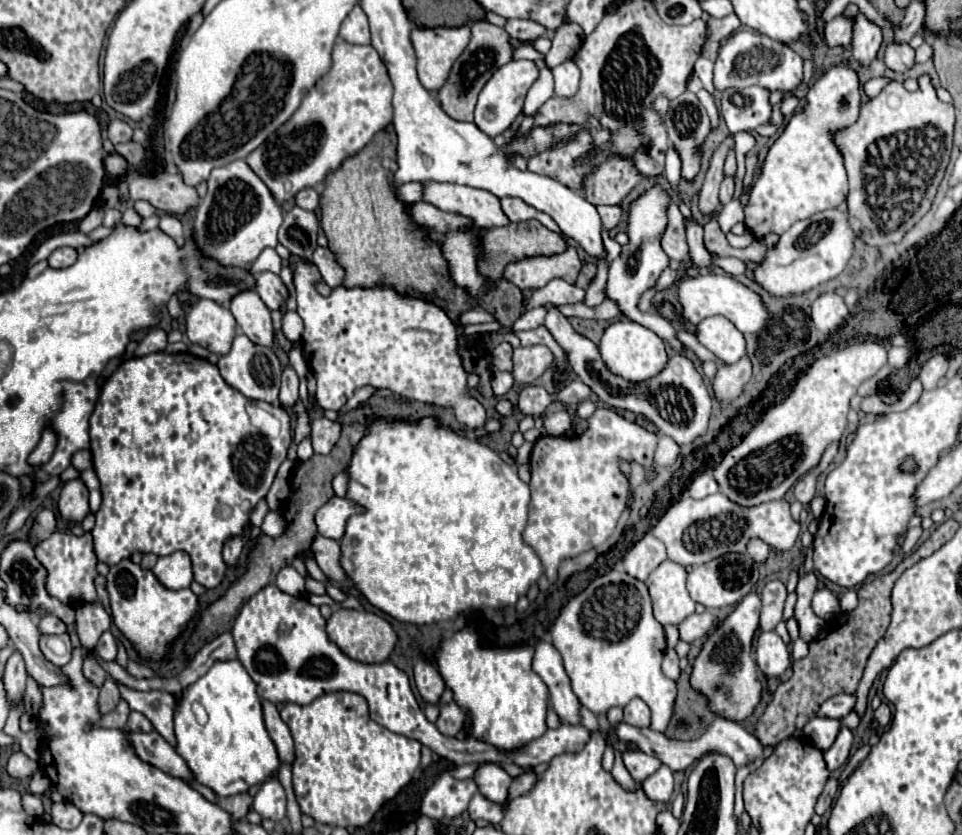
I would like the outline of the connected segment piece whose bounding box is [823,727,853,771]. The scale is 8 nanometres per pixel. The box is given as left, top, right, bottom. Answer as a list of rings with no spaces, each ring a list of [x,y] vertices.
[[[841,727],[833,747],[829,751],[823,753],[823,759],[825,759],[825,765],[829,767],[829,771],[837,771],[841,765],[845,765],[847,757],[849,757],[849,749],[851,749],[851,743],[853,743],[853,735],[847,727]]]

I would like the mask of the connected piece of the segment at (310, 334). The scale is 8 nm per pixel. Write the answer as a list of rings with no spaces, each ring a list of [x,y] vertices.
[[[337,287],[329,297],[313,295],[305,301],[295,295],[295,299],[297,313],[305,321],[303,355],[317,377],[315,397],[323,409],[337,411],[355,389],[375,385],[423,403],[461,405],[459,423],[471,429],[487,421],[483,405],[467,395],[467,373],[457,355],[457,327],[437,305],[383,287]]]

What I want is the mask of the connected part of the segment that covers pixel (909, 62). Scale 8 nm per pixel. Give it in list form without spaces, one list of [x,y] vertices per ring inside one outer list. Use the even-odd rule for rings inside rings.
[[[889,43],[883,53],[883,61],[893,71],[907,71],[915,63],[915,51],[907,43]]]

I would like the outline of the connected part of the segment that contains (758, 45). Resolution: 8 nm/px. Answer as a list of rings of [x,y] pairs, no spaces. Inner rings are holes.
[[[735,31],[725,45],[721,47],[717,61],[715,61],[715,75],[713,75],[713,85],[717,91],[725,91],[729,87],[767,87],[771,91],[777,89],[795,89],[803,81],[803,59],[783,43],[777,43],[765,35],[759,35],[755,31]]]

